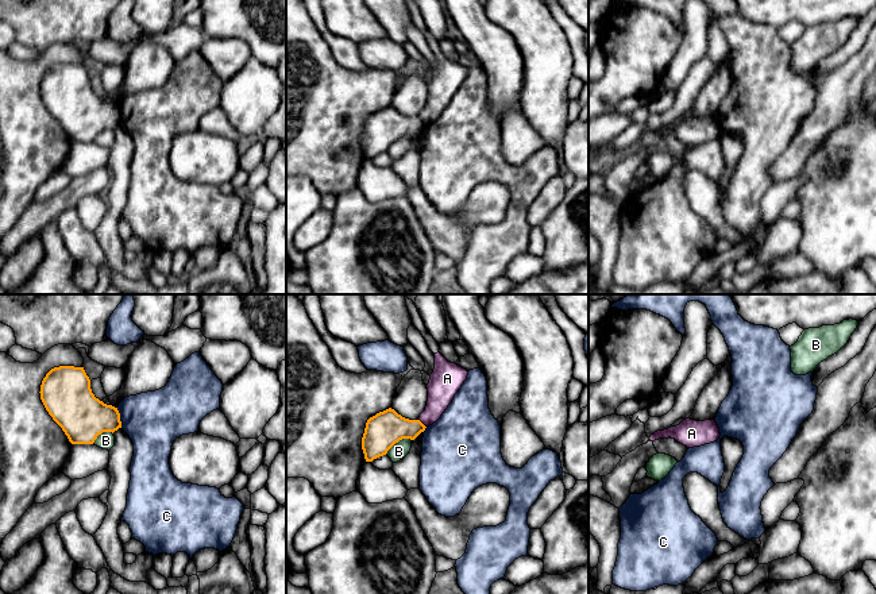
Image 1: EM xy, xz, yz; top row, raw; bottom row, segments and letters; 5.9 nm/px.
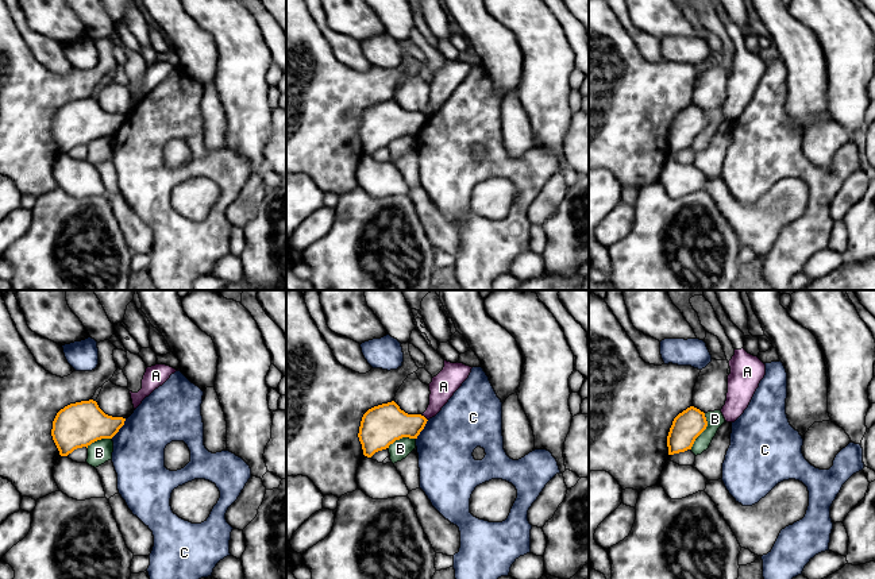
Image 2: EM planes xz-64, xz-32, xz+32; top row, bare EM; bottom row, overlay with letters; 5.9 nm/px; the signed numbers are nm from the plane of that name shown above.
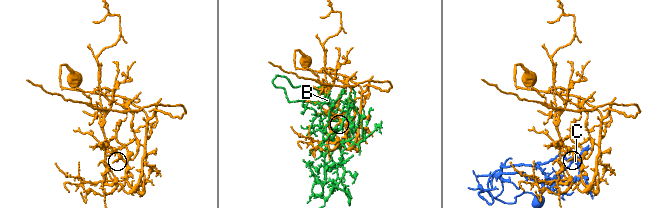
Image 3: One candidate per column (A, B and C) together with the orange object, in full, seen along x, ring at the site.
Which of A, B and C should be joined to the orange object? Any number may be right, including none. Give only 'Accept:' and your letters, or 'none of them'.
Accept: none of them

